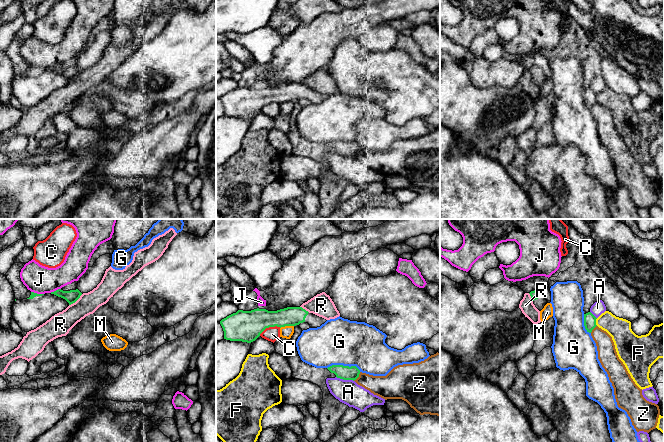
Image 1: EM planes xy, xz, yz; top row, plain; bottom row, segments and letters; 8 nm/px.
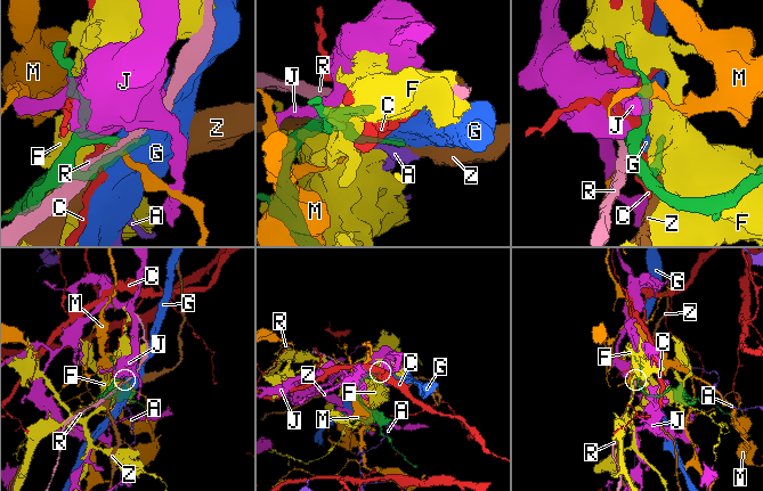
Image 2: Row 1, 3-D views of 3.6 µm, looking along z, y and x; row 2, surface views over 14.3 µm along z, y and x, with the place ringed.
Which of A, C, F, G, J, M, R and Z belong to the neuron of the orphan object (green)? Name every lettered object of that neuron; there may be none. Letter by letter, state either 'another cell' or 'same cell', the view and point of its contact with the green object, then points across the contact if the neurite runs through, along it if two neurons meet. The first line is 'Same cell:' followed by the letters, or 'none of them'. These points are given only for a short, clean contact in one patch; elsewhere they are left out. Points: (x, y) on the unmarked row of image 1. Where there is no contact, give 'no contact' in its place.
Same cell: none of them
A: another cell; meets green in xz at (345, 155)
C: another cell; meets green in xz at (269, 102)
F: another cell; meets green in yz at (595, 98)
G: another cell; meets green in xz at (344, 142)
J: another cell; meets green in xy at (56, 66); border along xy (60, 64), (50, 68)
M: another cell; meets green in xz at (286, 101)
R: another cell; meets green in xy at (75, 77); border along xy (82, 70), (69, 81)
Z: another cell; meets green in xz at (357, 153)

